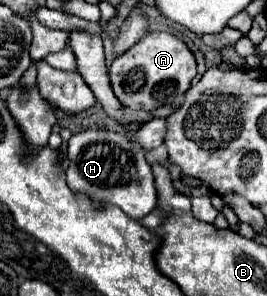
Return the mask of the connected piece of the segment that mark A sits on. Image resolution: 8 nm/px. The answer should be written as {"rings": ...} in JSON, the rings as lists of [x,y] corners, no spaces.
{"rings":[[[148,32],[128,52],[118,56],[110,66],[110,80],[116,98],[132,108],[152,112],[166,104],[172,104],[178,92],[186,92],[196,76],[196,60],[188,46],[172,34]]]}

